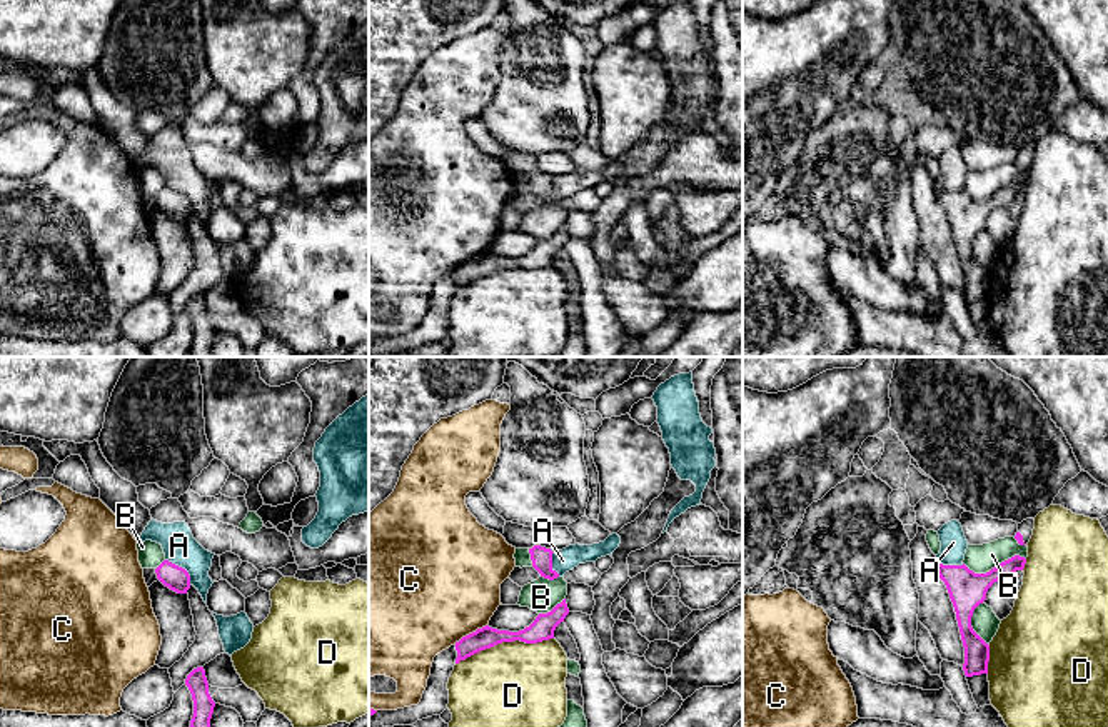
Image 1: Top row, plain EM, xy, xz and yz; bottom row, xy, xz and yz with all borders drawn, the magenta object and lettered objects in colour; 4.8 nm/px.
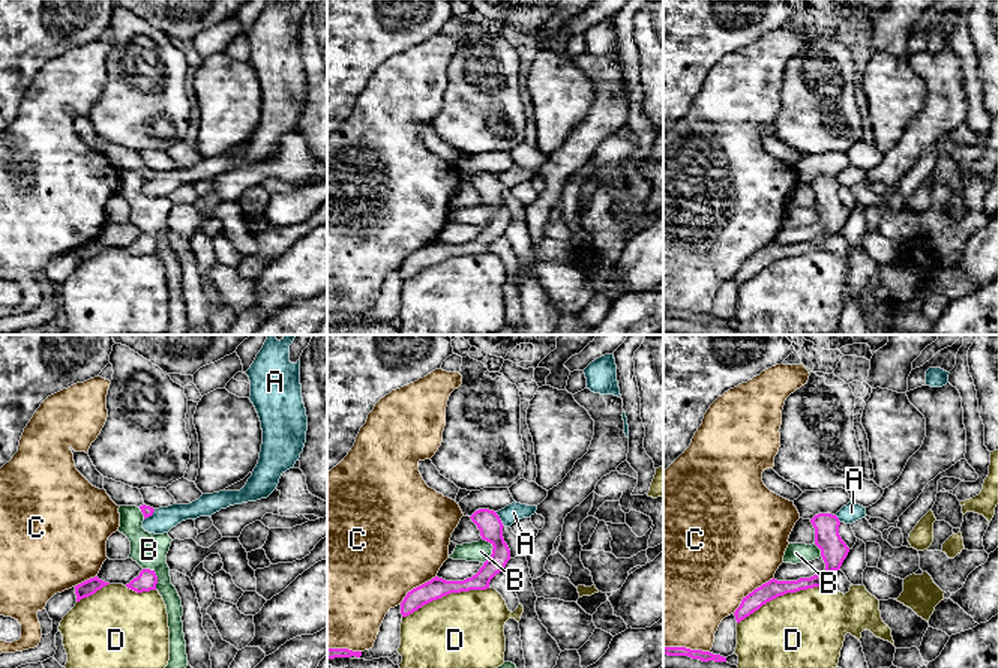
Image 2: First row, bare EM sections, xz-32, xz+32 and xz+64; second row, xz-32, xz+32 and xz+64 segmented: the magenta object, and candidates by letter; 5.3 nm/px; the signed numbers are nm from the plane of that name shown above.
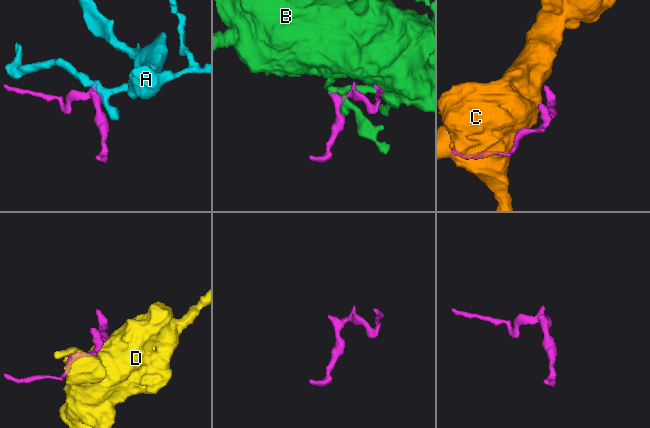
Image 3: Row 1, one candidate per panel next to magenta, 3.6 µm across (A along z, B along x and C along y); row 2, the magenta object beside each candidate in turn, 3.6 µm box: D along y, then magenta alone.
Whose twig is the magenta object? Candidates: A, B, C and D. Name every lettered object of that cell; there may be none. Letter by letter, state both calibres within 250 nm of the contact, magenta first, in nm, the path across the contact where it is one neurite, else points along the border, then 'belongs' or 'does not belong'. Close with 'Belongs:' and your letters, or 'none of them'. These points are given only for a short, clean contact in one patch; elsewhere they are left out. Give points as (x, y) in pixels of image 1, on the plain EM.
A: calibres 120 and 160 nm; border xy (166, 185), (181, 192), (187, 199), (191, 210); does not belong
B: calibres 180 and 140 nm; does not belong
C: calibres 110 and 500 nm; does not belong
D: calibres 110 and 480 nm; does not belong
Belongs: none of them

